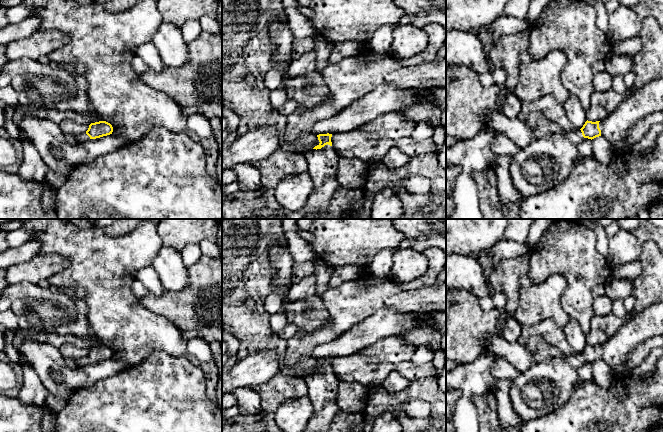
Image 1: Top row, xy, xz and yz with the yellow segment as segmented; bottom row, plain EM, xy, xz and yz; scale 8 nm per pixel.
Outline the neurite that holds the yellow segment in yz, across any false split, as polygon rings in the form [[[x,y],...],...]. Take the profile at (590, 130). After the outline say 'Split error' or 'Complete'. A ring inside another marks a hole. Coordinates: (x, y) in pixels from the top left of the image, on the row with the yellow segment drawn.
[[[663,78],[652,81],[641,89],[633,88],[631,95],[607,117],[596,122],[587,120],[581,129],[565,132],[564,136],[574,144],[581,143],[584,138],[592,140],[601,136],[613,145],[625,139],[628,130],[634,126],[638,120],[655,112],[663,112]]]. Split error

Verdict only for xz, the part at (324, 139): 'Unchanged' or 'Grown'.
Grown

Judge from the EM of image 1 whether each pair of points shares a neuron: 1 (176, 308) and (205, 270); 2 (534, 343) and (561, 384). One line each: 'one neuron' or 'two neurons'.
1: one neuron
2: two neurons

